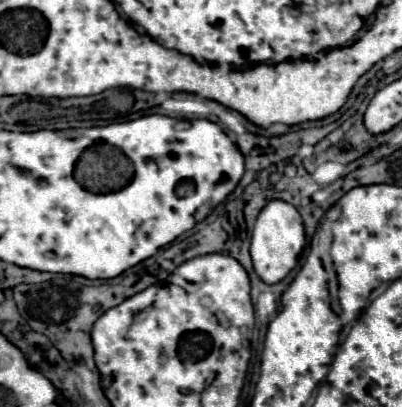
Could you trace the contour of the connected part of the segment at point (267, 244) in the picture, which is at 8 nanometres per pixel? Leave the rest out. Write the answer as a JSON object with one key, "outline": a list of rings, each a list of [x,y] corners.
{"outline":[[[269,201],[261,209],[251,235],[251,257],[255,273],[265,283],[279,283],[281,279],[285,279],[289,271],[297,265],[297,253],[293,245],[305,245],[303,221],[297,207],[293,207],[287,201]]]}

